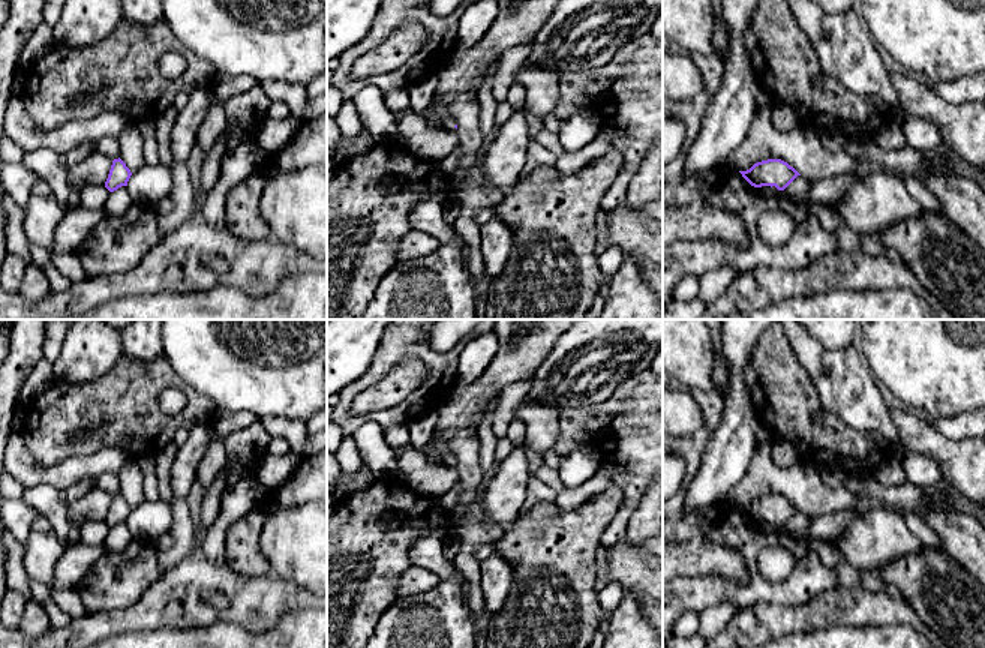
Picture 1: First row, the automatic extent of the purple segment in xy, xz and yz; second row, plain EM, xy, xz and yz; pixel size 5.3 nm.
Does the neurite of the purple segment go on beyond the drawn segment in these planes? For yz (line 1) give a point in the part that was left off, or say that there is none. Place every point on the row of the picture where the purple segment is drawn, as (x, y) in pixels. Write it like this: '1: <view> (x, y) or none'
1: none

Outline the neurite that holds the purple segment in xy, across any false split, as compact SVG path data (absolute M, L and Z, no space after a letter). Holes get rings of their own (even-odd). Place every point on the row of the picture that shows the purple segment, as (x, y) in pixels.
M102 136L96 141L96 152L112 159L112 165L105 182L105 188L109 192L117 190L121 186L127 186L132 176L126 164L118 158L118 141L114 136Z

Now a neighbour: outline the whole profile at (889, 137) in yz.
M894 117L880 128L880 130L873 136L873 140L883 150L900 150L906 146L903 124L898 123Z

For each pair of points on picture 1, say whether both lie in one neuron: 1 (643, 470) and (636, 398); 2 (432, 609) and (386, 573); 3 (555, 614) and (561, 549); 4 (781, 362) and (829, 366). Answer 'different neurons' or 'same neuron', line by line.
1: same neuron
2: different neurons
3: same neuron
4: different neurons

